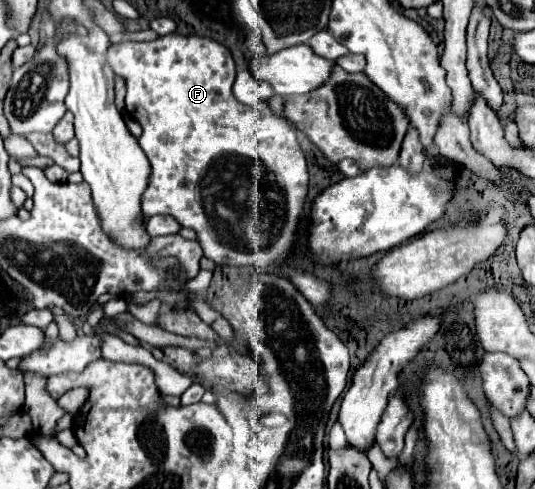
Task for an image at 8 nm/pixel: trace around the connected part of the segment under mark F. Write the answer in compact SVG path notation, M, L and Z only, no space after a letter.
M171 33L171 35L159 37L155 41L113 41L107 49L107 65L111 67L111 71L115 75L121 75L125 79L125 87L127 87L125 110L143 127L143 133L137 141L139 141L141 149L145 151L145 155L149 157L149 163L153 167L149 187L143 195L145 219L149 219L153 215L171 215L183 227L195 229L205 257L209 257L217 265L261 265L261 267L267 267L267 265L275 265L275 263L287 259L291 255L295 227L297 227L297 221L299 221L299 215L303 209L303 201L307 195L305 155L299 147L295 129L291 127L291 123L285 117L275 115L267 103L259 103L259 105L249 107L249 105L239 103L233 97L231 85L233 85L233 77L235 77L235 61L233 61L229 49L223 47L221 43L209 39L209 37L197 37L197 35L185 37L179 33Z

